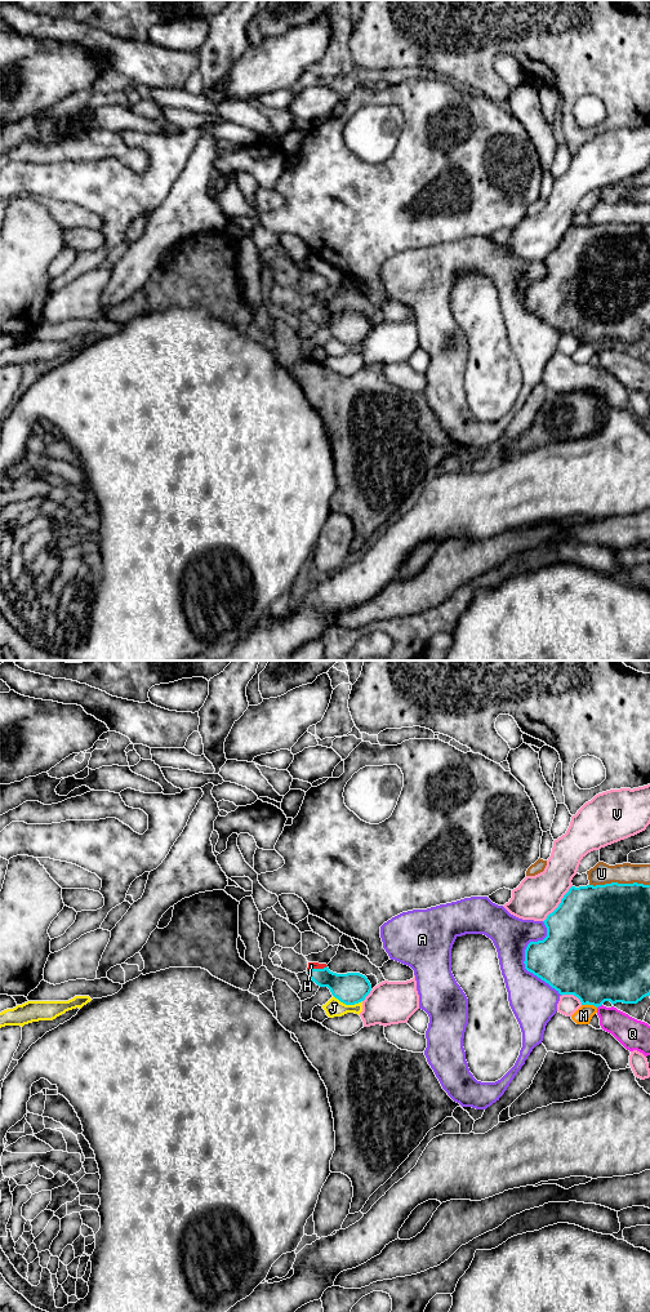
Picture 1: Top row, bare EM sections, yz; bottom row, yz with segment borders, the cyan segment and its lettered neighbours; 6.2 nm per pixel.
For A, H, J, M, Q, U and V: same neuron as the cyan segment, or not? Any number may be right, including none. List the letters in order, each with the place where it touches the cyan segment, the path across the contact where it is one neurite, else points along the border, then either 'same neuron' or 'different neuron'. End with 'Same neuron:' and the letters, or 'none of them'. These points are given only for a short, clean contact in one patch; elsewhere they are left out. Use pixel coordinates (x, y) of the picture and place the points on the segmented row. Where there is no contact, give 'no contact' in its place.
A: meets cyan in yz at (525, 959); different neuron
H: meets cyan in yz at (316, 969); runs through yz (350, 988), (325, 978), (316, 969), (311, 965); same neuron
J: meets cyan in yz at (347, 1004); different neuron
M: meets cyan in yz at (590, 1004); different neuron
Q: meets cyan in yz at (599, 1005); different neuron
U: meets cyan in yz at (619, 884); different neuron
V: meets cyan in yz at (560, 903); different neuron
Same neuron: H

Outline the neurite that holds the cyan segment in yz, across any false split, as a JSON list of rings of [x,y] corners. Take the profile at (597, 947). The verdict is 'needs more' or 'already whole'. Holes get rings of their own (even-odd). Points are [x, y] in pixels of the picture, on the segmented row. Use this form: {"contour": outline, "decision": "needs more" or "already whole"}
{"contour": [[[605,884],[571,886],[558,907],[543,921],[547,937],[530,942],[525,969],[555,988],[561,996],[574,995],[582,1005],[601,1006],[605,1001],[637,1004],[650,996],[650,885]]], "decision": "already whole"}

